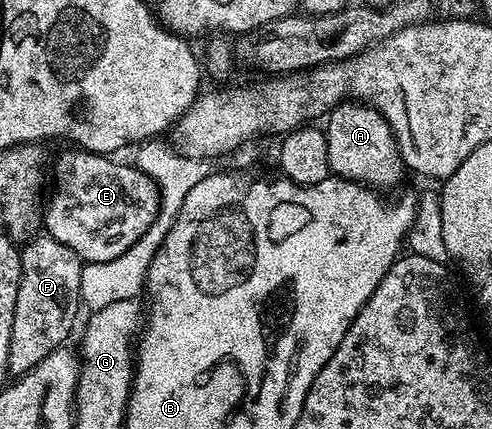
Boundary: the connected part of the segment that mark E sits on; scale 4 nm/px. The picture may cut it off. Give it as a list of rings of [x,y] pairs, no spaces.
[[[76,151],[77,153],[65,153],[57,161],[57,190],[53,194],[48,194],[47,204],[43,209],[43,229],[46,234],[55,239],[59,239],[59,243],[67,243],[67,247],[71,247],[71,251],[75,251],[75,255],[81,257],[82,262],[103,263],[115,259],[119,255],[123,255],[123,251],[127,251],[127,247],[135,247],[135,243],[139,243],[139,239],[143,239],[143,235],[147,231],[147,227],[151,227],[151,223],[157,221],[157,216],[161,210],[161,193],[157,190],[157,185],[146,173],[138,169],[136,164],[116,165],[112,156],[104,153],[86,153],[84,151]]]

